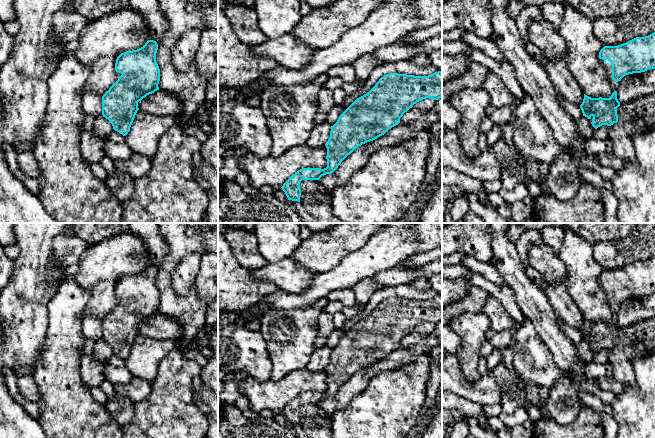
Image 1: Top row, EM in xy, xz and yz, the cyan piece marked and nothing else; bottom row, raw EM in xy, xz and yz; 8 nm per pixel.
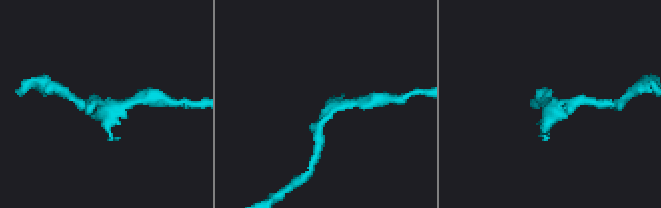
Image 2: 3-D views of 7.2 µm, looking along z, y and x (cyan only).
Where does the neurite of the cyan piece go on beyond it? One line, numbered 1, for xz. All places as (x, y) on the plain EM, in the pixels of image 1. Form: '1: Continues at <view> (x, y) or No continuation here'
1: No continuation here

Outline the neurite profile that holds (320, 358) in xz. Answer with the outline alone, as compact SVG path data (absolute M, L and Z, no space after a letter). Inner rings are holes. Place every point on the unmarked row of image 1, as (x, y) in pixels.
M325 345L320 349L315 349L311 355L310 361L306 366L309 371L321 371L326 368L330 362L331 349Z

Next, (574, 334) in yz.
M562 319L559 320L558 326L574 344L577 344L583 340L580 330L566 324Z

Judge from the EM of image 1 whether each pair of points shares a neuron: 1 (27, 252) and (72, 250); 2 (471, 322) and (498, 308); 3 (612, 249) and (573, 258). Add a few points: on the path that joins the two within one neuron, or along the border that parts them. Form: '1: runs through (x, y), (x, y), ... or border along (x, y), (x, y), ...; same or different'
1: border along (64, 234), (53, 241), (53, 255), (62, 273); different
2: border along (482, 310), (488, 318), (489, 327); different
3: border along (591, 244), (593, 258), (604, 269); different

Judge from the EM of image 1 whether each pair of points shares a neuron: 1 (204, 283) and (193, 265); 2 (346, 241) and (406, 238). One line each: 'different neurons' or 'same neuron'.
1: different neurons
2: different neurons

